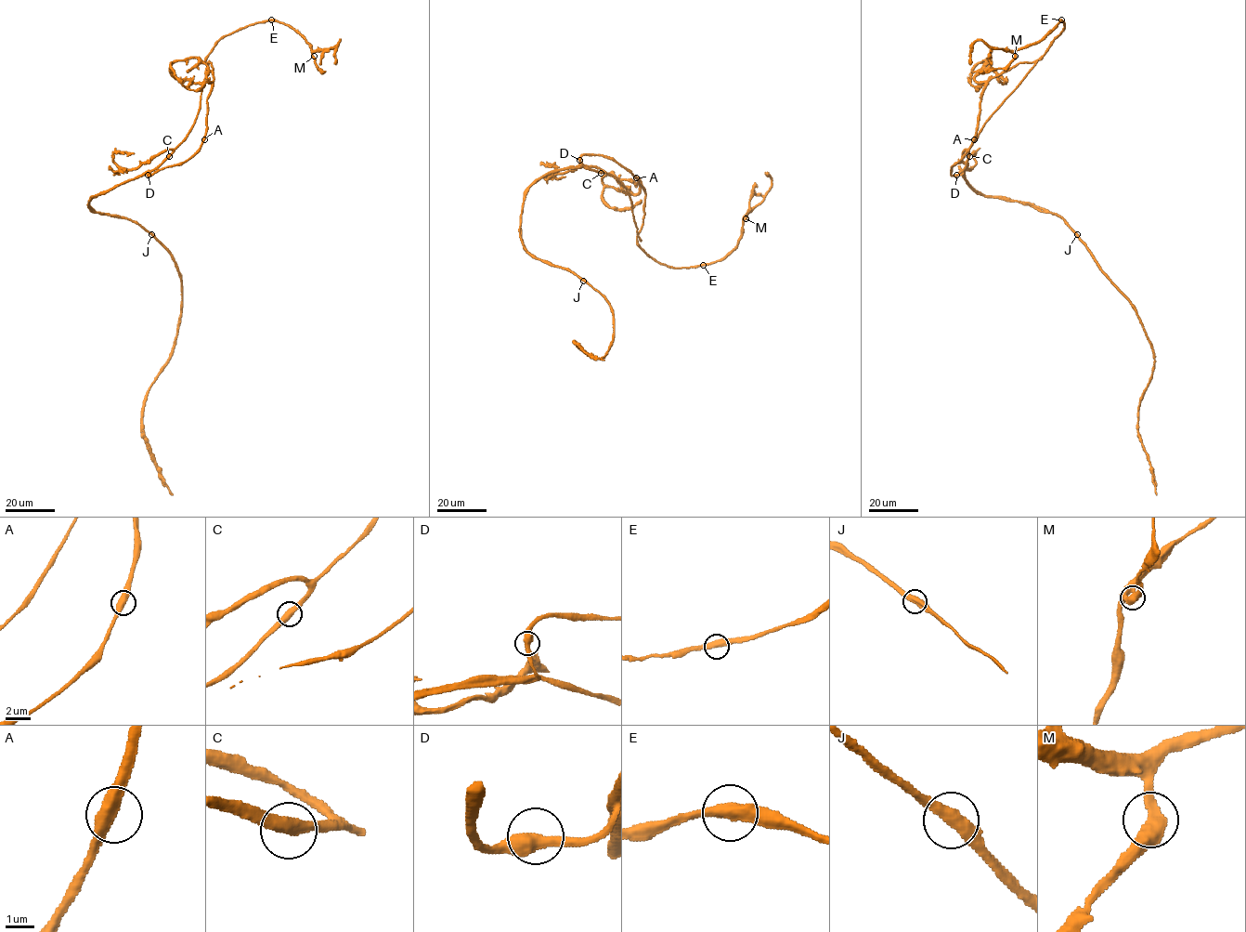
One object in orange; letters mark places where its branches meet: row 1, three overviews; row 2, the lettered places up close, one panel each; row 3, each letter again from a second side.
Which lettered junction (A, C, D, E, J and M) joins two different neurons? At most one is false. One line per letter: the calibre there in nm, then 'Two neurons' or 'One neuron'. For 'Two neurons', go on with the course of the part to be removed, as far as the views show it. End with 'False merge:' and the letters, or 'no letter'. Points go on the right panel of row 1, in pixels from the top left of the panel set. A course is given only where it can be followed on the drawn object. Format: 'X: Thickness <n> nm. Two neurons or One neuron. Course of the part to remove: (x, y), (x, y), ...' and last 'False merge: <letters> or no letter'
A: Thickness 480 nm. One neuron
C: Thickness 460 nm. One neuron
D: Thickness 480 nm. One neuron
E: Thickness 440 nm. One neuron
J: Thickness 480 nm. Two neurons. Course of the part to remove: (1077, 234), (1056, 214), (976, 191), (966, 182), (963, 172), (969, 148), (986, 121), (1037, 60)
M: Thickness 480 nm. One neuron
False merge: J

